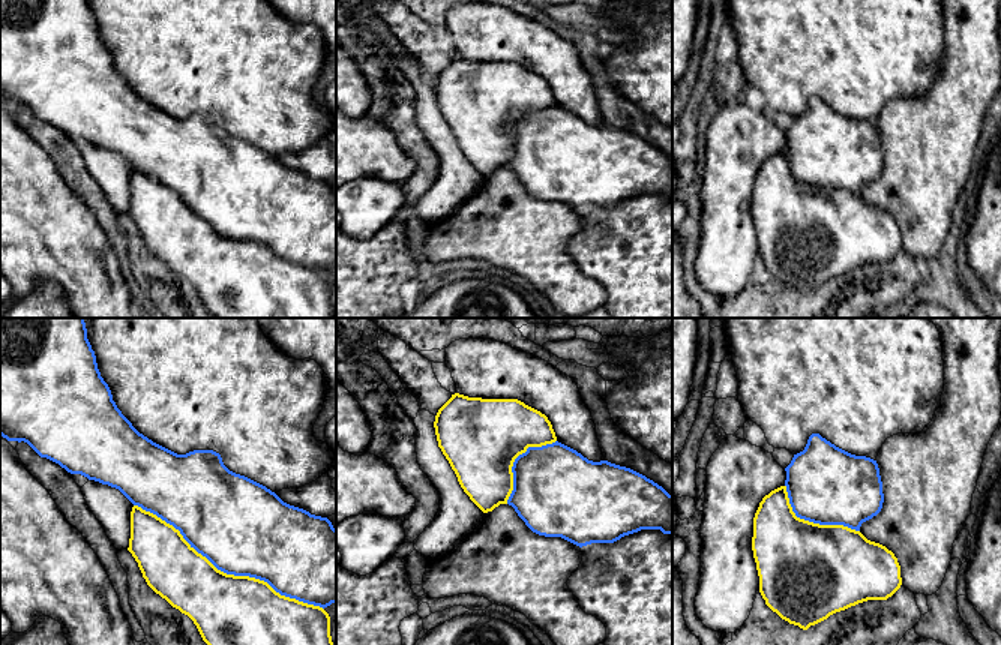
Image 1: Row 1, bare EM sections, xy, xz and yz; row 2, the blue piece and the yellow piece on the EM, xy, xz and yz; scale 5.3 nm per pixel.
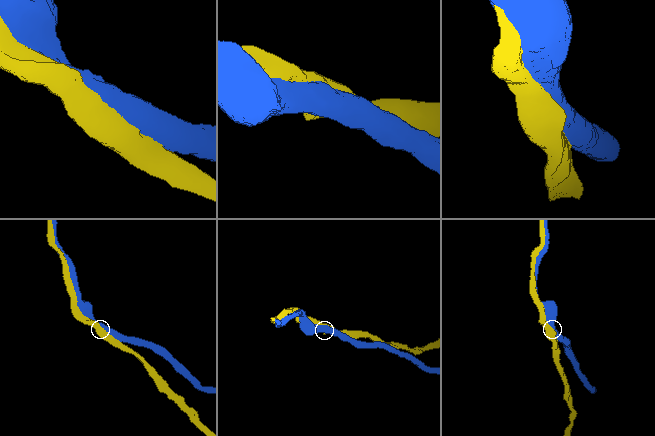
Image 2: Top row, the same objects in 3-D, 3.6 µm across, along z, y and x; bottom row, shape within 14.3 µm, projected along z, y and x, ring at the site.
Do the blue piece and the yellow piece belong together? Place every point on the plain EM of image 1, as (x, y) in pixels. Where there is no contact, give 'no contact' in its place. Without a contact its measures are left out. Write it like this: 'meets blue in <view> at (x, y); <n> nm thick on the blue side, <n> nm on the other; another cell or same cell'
meets blue in xy at (228, 237); 500 nm thick on the blue side, 460 nm on the other; same cell

